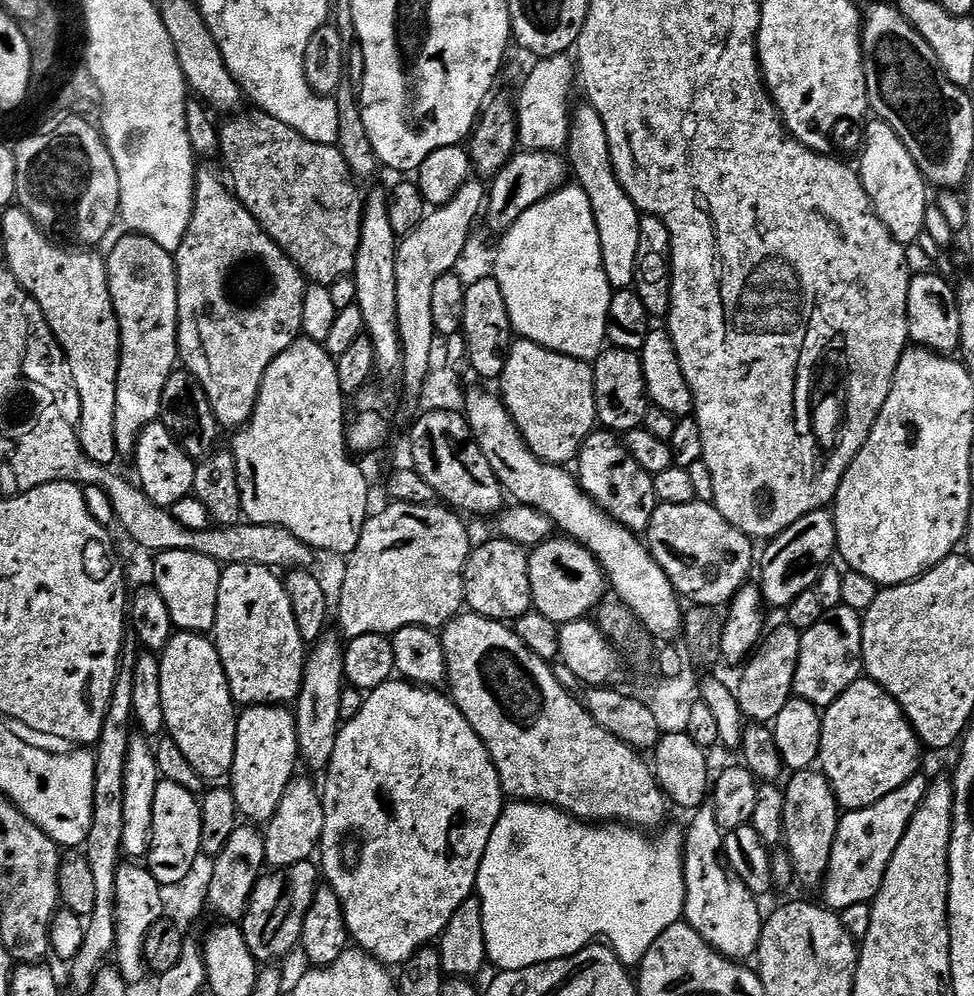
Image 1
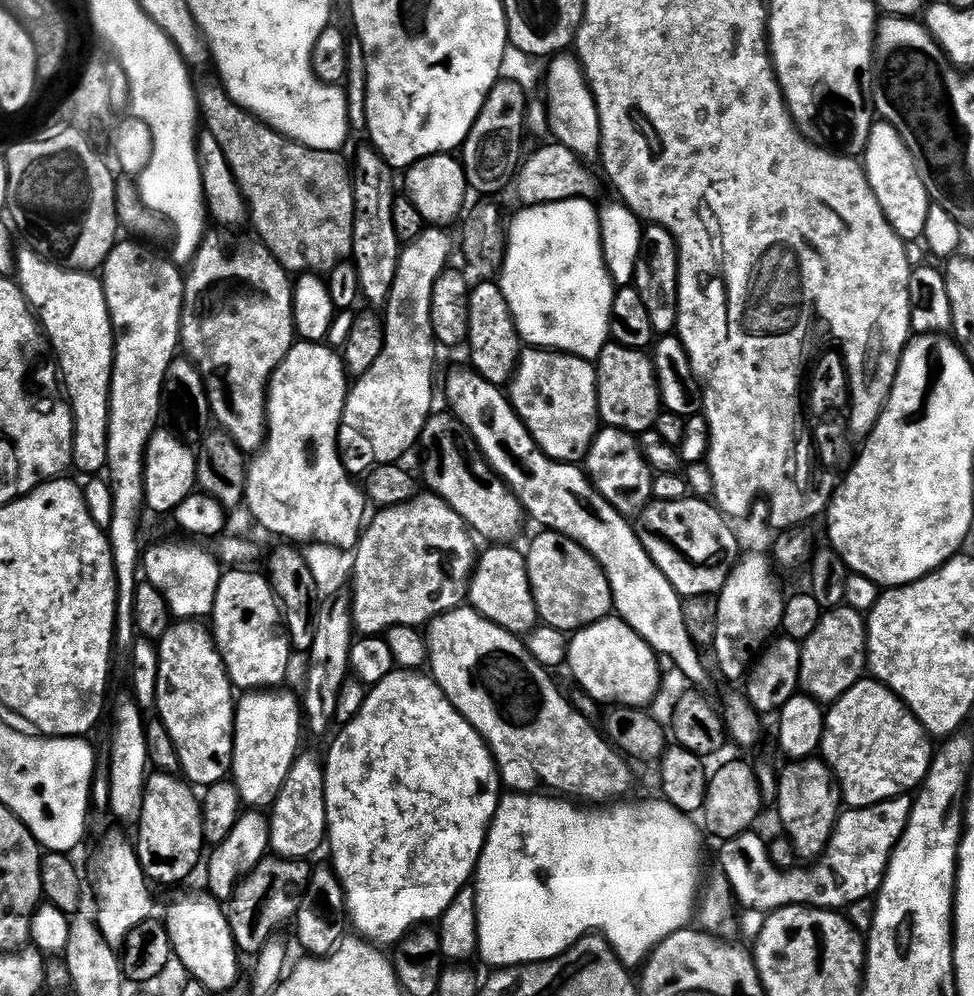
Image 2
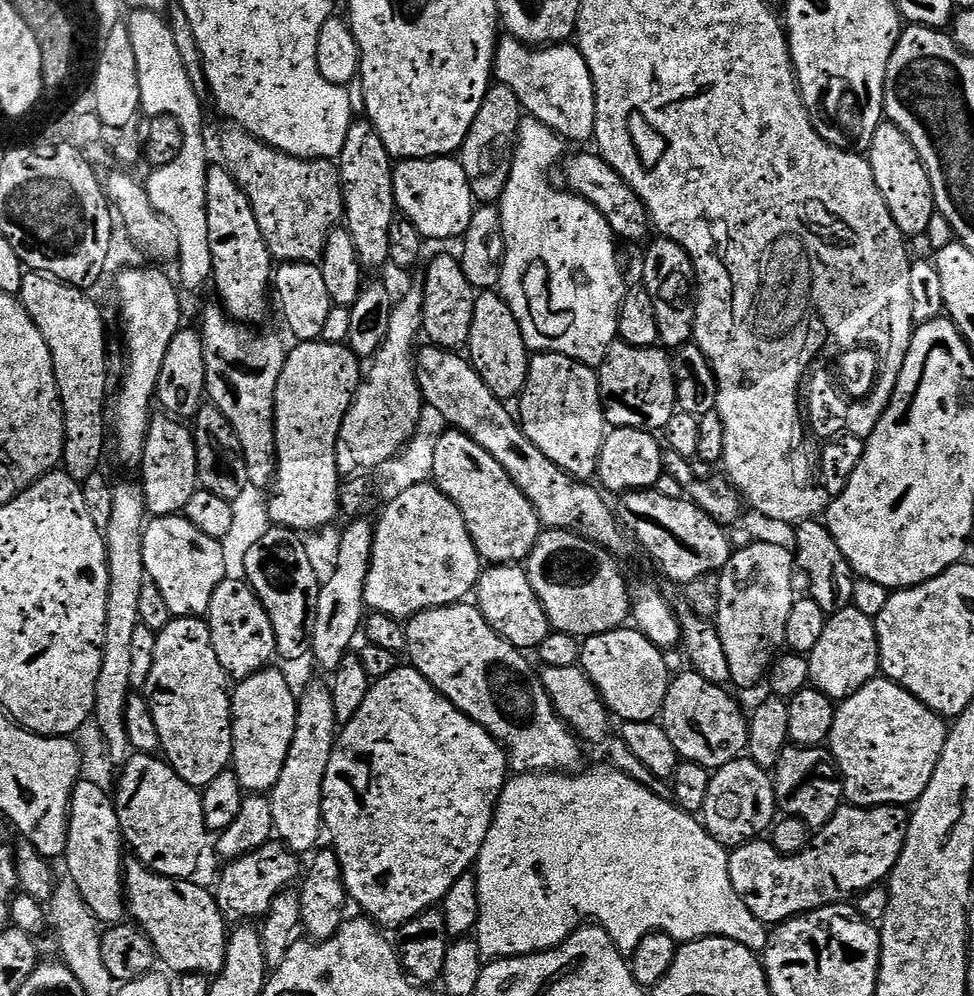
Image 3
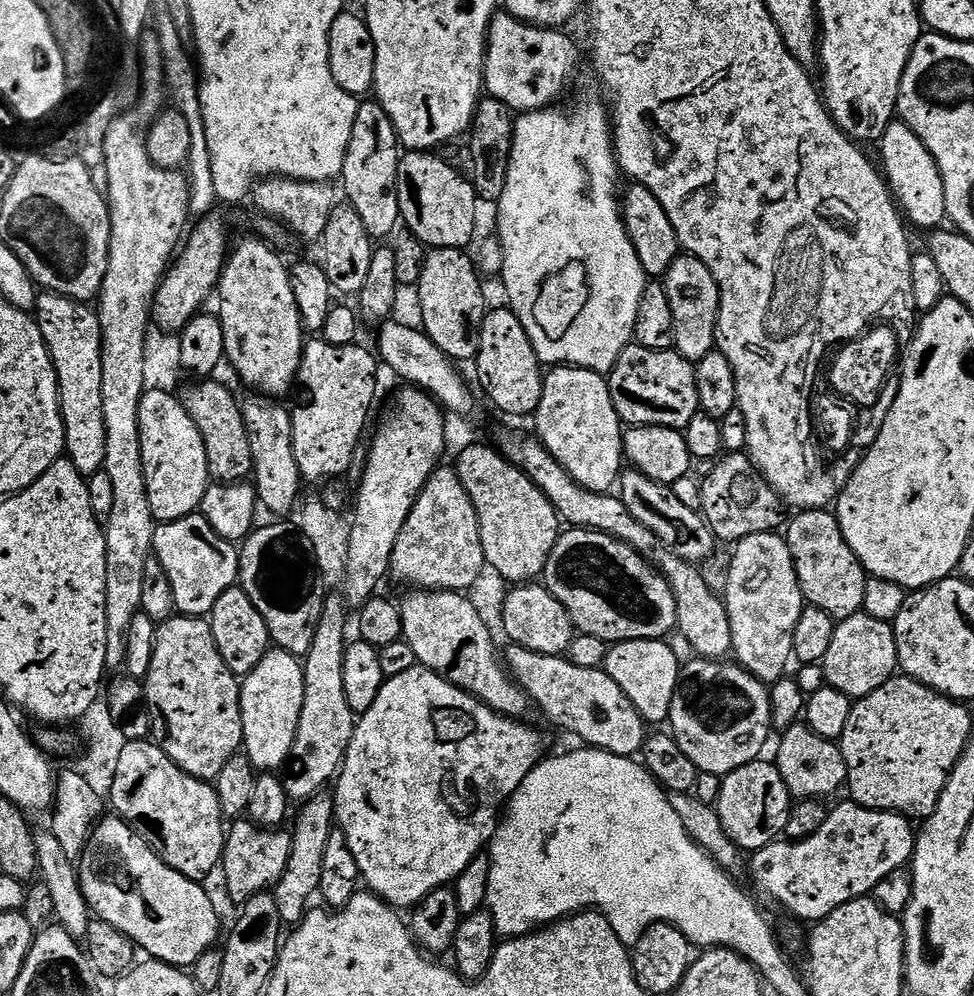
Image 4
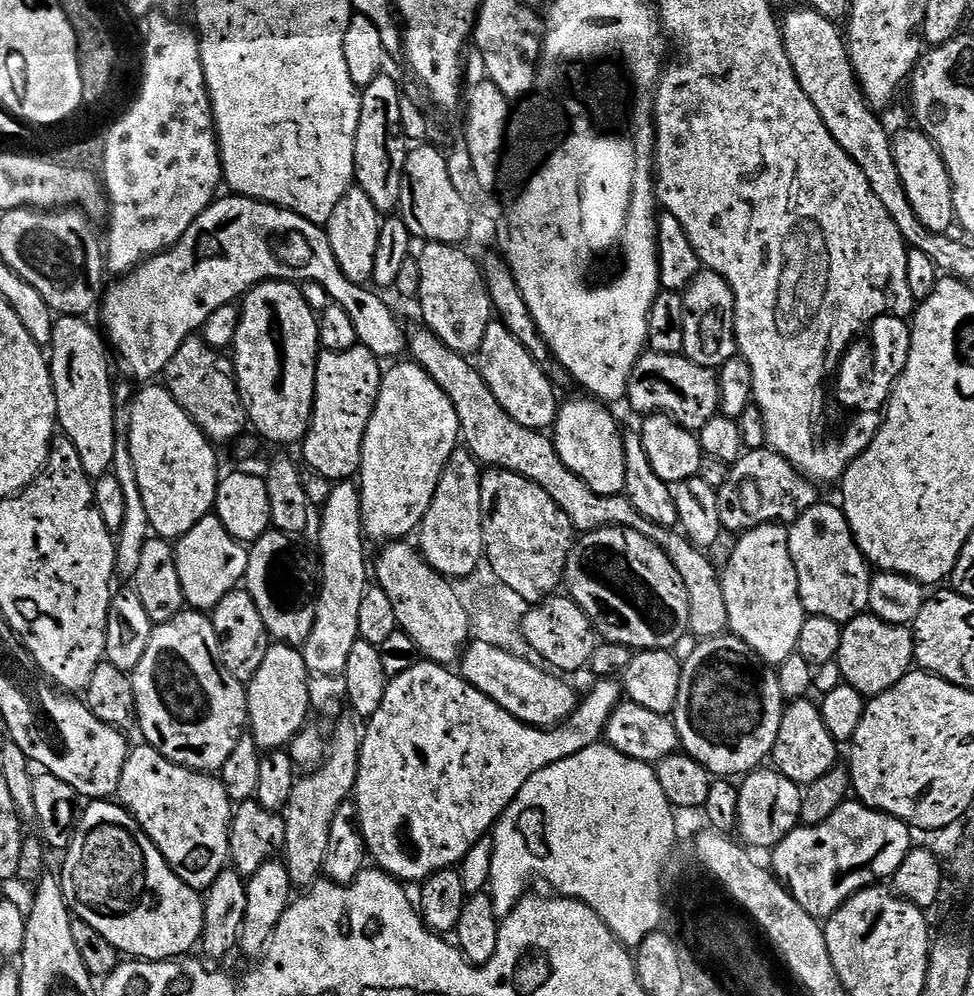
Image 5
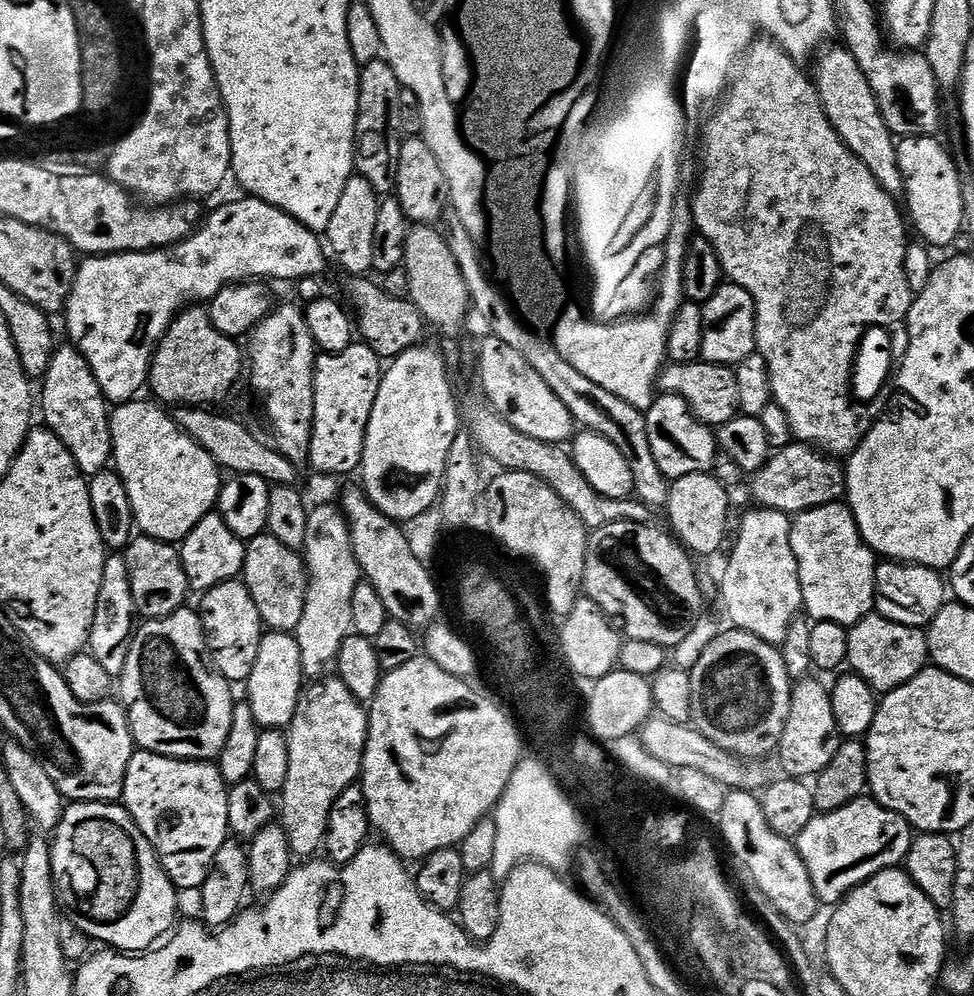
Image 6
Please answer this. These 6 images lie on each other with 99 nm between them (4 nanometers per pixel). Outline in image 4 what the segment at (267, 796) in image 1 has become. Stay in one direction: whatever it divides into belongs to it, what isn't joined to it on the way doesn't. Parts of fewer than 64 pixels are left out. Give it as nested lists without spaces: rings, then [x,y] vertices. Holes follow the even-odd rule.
[[[269,650],[240,685],[240,721],[244,731],[243,755],[261,773],[283,769],[292,753],[298,718],[304,701],[304,665],[289,652]]]

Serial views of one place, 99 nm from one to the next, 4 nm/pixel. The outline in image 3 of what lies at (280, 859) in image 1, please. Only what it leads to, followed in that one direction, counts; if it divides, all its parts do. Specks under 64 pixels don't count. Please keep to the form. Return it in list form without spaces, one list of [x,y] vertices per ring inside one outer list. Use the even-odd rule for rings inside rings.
[[[327,683],[310,685],[304,696],[302,692],[296,705],[296,733],[286,766],[282,766],[282,774],[270,793],[275,835],[297,854],[311,853],[321,843],[320,832],[322,836],[325,831],[322,810],[324,779],[330,756],[336,748],[337,735],[338,721],[331,687]]]

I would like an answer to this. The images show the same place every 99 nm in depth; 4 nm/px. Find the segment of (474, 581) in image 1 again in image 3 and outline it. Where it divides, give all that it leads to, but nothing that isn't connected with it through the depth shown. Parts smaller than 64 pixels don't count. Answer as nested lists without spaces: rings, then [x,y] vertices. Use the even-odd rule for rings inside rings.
[[[485,567],[480,573],[480,581],[475,587],[474,600],[490,627],[515,648],[536,650],[539,649],[542,642],[546,642],[550,631],[546,610],[523,567]]]

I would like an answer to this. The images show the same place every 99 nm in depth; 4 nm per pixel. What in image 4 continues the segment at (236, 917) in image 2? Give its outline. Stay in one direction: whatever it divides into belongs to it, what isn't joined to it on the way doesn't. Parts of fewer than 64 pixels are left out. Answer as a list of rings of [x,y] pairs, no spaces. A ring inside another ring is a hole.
[[[248,818],[235,821],[227,829],[224,838],[222,873],[224,872],[224,888],[236,906],[242,906],[260,892],[275,889],[276,883],[280,881],[286,870],[286,862],[290,862],[291,849],[292,833],[288,830],[262,828],[253,824]]]

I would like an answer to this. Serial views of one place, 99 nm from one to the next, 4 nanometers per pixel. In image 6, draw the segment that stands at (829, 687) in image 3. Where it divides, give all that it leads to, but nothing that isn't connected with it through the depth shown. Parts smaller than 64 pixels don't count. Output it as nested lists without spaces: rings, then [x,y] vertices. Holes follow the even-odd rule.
[[[879,614],[865,616],[851,625],[848,632],[847,667],[877,694],[893,692],[898,686],[910,682],[924,671],[929,660],[928,638],[923,631],[908,628]]]

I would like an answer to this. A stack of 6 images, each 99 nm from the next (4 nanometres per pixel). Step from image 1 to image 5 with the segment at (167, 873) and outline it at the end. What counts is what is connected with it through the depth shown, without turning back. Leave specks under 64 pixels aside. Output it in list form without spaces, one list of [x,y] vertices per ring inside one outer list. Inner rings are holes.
[[[139,747],[125,758],[120,768],[119,803],[140,823],[145,837],[156,843],[164,861],[178,873],[181,882],[206,890],[217,869],[204,867],[212,860],[216,835],[227,833],[232,823],[233,801],[221,799],[221,789],[211,775],[183,768],[167,760],[156,748]]]

